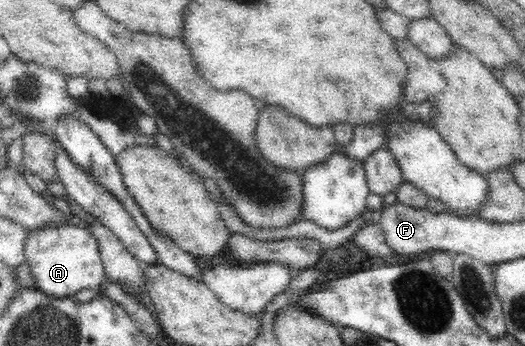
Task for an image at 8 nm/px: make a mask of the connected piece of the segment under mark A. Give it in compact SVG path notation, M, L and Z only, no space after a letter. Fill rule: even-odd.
M53 224L28 230L24 252L31 277L37 281L37 287L50 296L72 297L81 289L97 289L107 279L98 239L87 228L73 224Z

